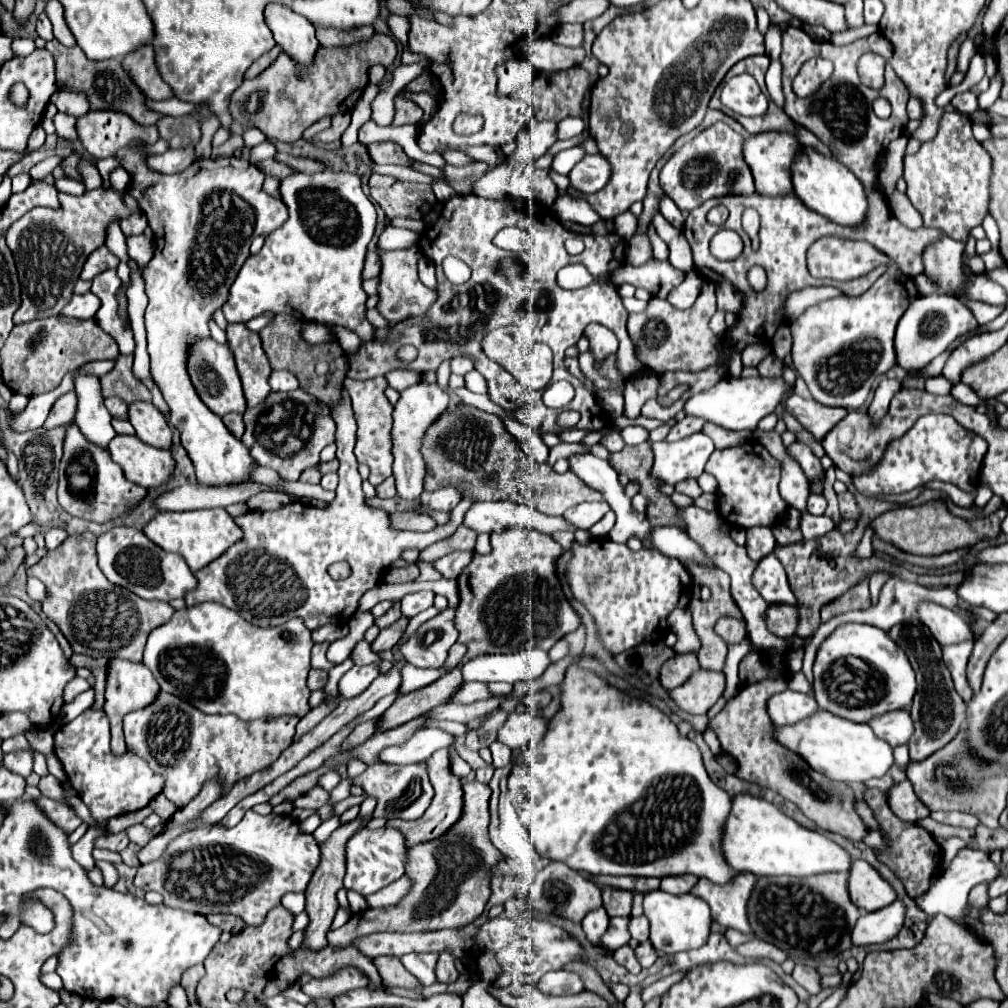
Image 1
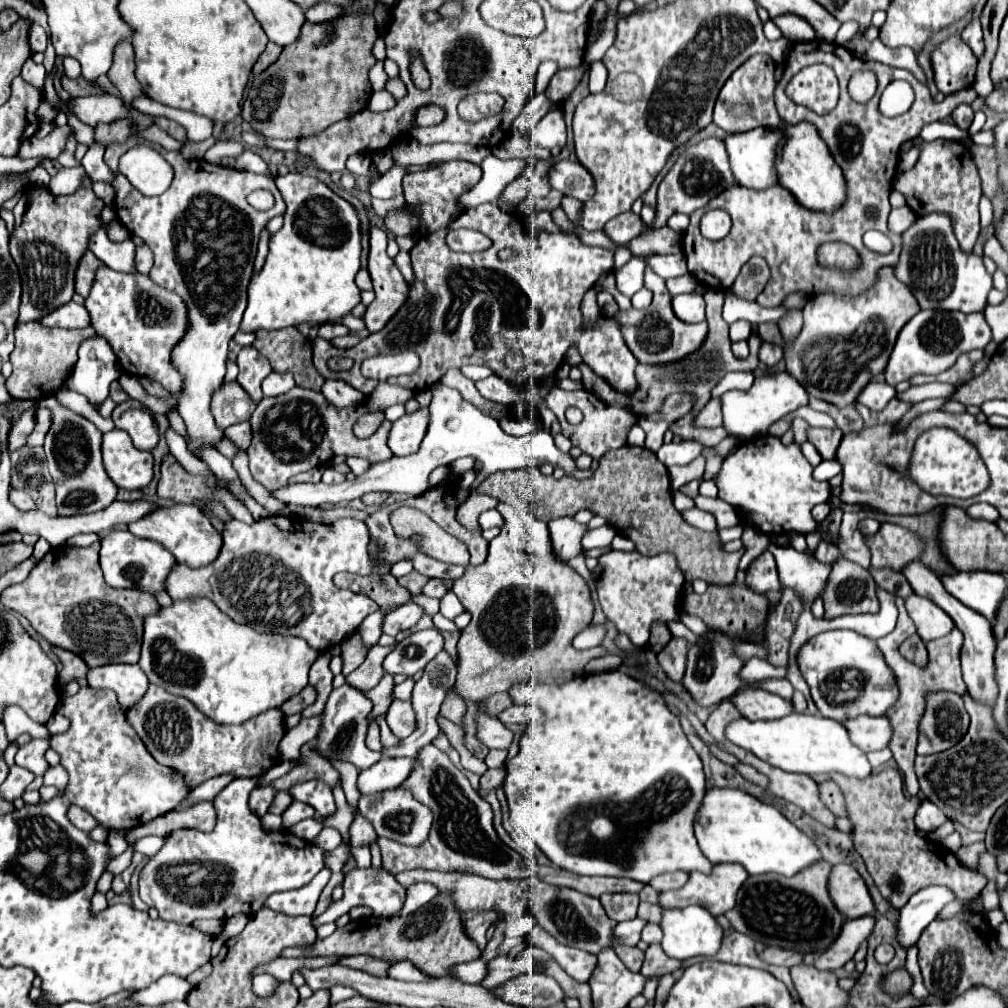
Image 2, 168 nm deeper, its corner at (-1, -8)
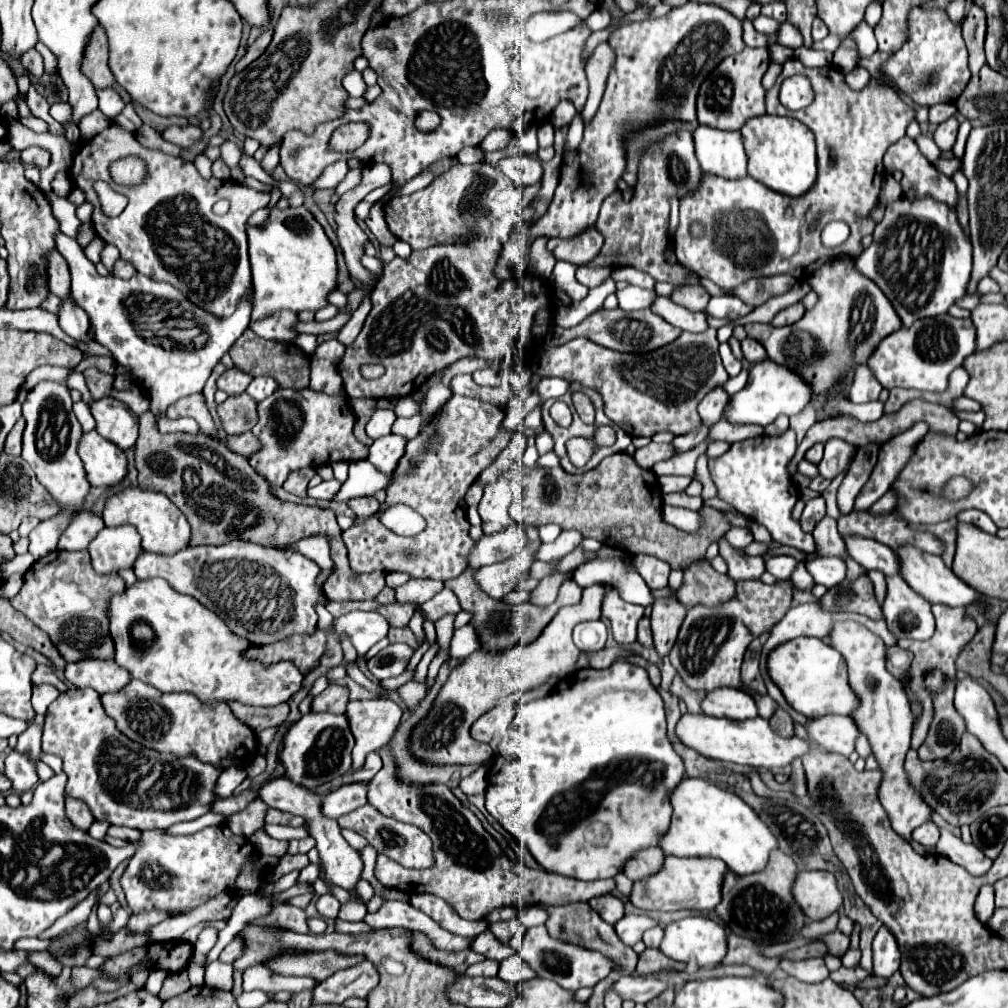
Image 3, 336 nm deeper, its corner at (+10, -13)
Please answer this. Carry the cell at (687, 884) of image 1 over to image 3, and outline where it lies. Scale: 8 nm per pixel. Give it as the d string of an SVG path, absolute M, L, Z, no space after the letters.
M652 848L652 850L644 850L644 854L636 854L636 858L632 858L628 866L624 866L624 874L632 882L638 882L658 874L662 866L664 866L664 852L660 848Z

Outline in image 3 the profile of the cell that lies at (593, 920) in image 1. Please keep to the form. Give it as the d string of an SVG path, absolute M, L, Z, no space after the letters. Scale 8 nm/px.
M622 976L618 982L614 982L608 990L616 992L622 1000L632 1000L636 1004L646 1004L648 1000L656 998L662 990L666 990L668 984L658 978L640 978L640 976Z

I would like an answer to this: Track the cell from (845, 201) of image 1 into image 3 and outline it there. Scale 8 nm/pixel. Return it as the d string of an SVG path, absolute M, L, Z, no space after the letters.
M764 114L752 122L746 122L744 130L740 132L744 134L744 148L748 150L748 174L752 178L790 198L800 198L812 190L818 178L814 134L800 120Z

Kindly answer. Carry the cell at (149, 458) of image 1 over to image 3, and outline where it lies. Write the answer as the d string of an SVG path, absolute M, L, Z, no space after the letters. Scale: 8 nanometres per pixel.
M96 430L84 434L80 442L80 458L92 486L116 486L128 474L128 458L124 450L114 442L104 440Z

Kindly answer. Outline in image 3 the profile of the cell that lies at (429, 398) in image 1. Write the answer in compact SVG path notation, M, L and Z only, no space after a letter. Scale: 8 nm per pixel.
M386 434L378 440L374 440L374 444L370 446L370 456L368 460L374 466L398 466L398 460L404 456L406 452L406 438L402 438L400 434Z

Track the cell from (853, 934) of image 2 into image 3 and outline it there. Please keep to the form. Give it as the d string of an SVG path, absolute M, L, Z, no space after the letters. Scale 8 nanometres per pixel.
M810 958L810 960L800 960L800 962L780 960L780 968L788 972L790 976L796 976L804 982L820 982L828 978L828 968L822 958Z

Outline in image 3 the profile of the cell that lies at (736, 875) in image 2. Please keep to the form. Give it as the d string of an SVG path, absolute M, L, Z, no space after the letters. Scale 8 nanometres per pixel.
M666 856L664 870L656 874L656 878L646 878L644 882L636 882L632 888L630 902L640 910L714 910L722 900L722 884L728 866L716 858L676 858Z

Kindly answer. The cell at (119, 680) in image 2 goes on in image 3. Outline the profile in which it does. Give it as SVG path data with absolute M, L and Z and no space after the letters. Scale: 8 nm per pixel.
M76 662L66 666L66 680L76 688L94 688L98 694L114 694L130 682L128 670L112 662Z

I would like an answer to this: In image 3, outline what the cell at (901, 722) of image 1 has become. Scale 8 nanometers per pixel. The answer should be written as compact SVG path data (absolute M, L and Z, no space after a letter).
M828 714L828 718L814 718L808 726L808 734L820 748L850 756L856 748L860 728L852 716Z

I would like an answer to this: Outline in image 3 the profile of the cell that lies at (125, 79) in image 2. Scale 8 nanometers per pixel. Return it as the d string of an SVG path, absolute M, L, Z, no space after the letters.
M98 26L96 34L92 34L92 42L88 42L88 50L84 54L84 74L88 74L94 88L114 88L116 80L108 64L108 40L102 26Z

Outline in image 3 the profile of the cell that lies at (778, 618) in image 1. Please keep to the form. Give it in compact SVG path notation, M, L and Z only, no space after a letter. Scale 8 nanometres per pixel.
M708 560L696 562L684 570L684 584L676 592L676 598L686 608L692 606L720 606L736 596L736 582L726 576L718 574Z

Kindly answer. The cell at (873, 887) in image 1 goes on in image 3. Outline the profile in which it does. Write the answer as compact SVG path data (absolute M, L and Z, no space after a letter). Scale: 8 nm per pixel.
M826 870L800 872L794 890L796 902L800 902L800 908L810 920L824 920L844 904L844 896L838 890L834 874Z

